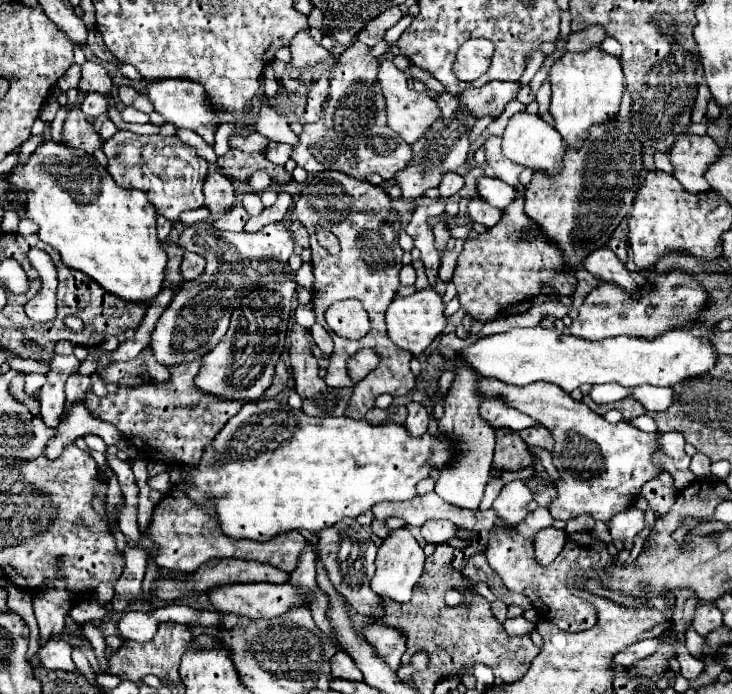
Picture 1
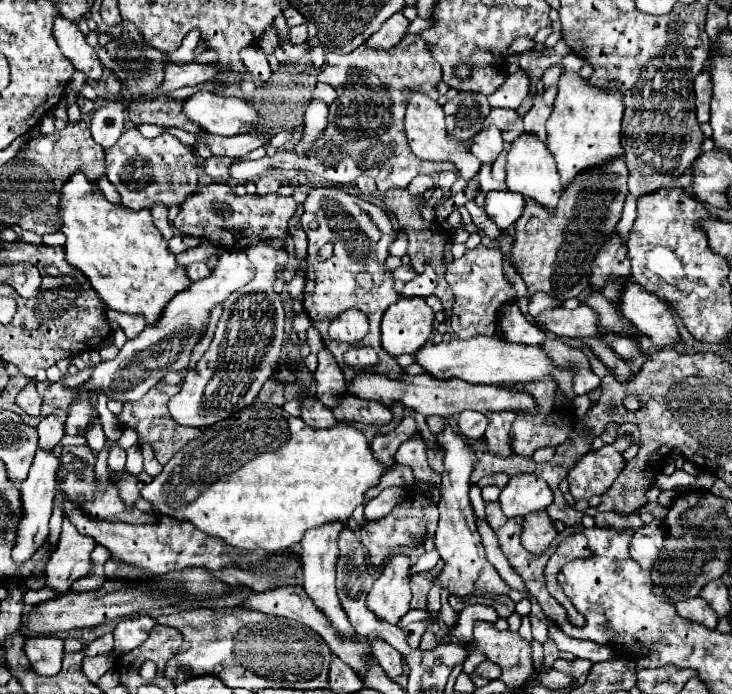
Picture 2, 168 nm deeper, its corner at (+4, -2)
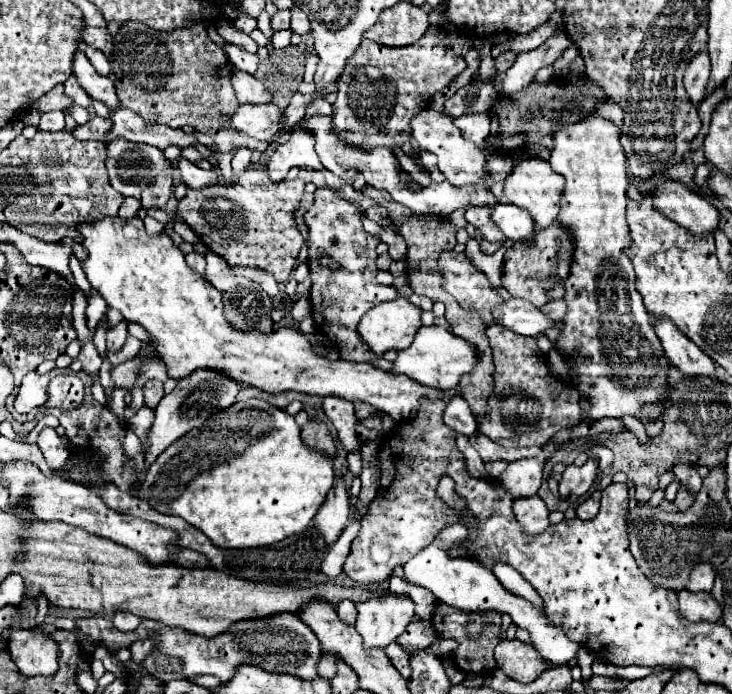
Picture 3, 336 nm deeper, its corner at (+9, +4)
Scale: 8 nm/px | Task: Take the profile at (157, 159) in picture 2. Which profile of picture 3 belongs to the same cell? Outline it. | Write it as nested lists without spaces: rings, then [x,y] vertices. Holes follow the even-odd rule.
[[[115,139],[107,145],[107,169],[111,185],[125,197],[141,197],[143,187],[159,171],[169,171],[173,165],[165,159],[163,151],[151,145],[137,145]]]

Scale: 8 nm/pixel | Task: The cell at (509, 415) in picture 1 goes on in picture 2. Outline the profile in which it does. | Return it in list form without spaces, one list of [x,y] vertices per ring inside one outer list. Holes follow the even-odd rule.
[[[462,411],[458,419],[460,433],[468,439],[480,439],[488,427],[488,417],[478,411]]]

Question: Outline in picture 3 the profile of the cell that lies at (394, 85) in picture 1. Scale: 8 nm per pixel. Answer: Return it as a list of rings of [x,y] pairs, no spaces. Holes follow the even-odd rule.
[[[423,109],[419,111],[419,115],[411,121],[413,127],[413,139],[417,141],[417,145],[425,151],[431,151],[439,157],[439,169],[441,173],[447,177],[447,181],[451,181],[453,185],[467,185],[467,183],[477,183],[479,179],[489,177],[489,169],[487,169],[487,157],[483,153],[483,149],[479,149],[477,145],[471,145],[471,141],[465,141],[463,135],[459,133],[459,129],[455,129],[453,119],[433,111],[433,109]]]

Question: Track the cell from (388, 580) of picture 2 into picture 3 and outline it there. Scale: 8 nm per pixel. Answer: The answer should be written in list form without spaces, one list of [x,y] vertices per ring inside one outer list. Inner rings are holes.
[[[381,595],[357,605],[355,629],[363,637],[365,647],[385,649],[405,633],[411,621],[415,621],[415,613],[407,595]]]

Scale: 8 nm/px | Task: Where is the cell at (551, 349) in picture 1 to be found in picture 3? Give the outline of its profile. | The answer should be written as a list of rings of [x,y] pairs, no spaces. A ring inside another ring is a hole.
[[[429,325],[419,329],[419,333],[415,335],[415,341],[407,349],[397,351],[397,359],[393,361],[391,373],[407,375],[409,379],[415,379],[425,387],[449,391],[449,389],[455,389],[459,383],[459,377],[463,373],[469,373],[475,365],[477,365],[477,351],[469,341],[463,341],[461,337],[447,331],[445,327]]]

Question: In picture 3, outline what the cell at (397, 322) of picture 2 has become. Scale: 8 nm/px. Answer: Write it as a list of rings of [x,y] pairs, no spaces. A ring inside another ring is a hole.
[[[397,297],[367,311],[357,325],[357,333],[373,353],[383,355],[389,349],[407,349],[419,327],[421,309],[411,305],[405,297]]]

